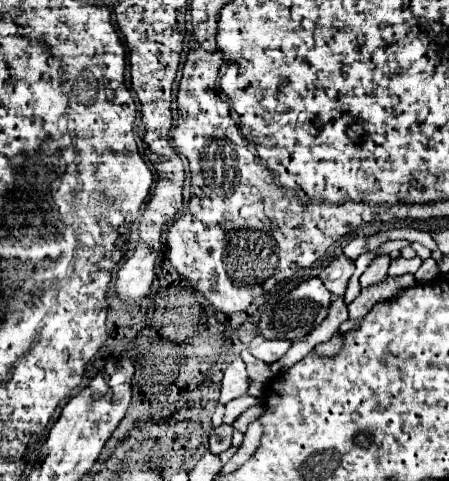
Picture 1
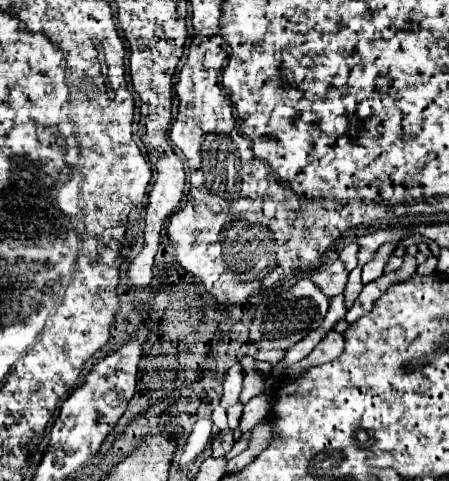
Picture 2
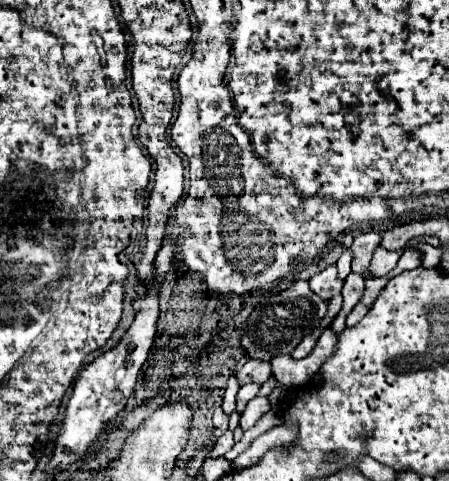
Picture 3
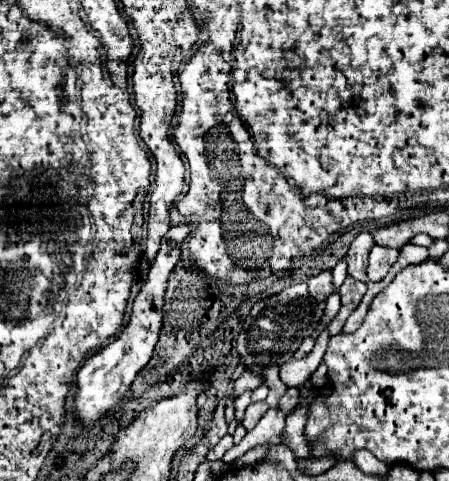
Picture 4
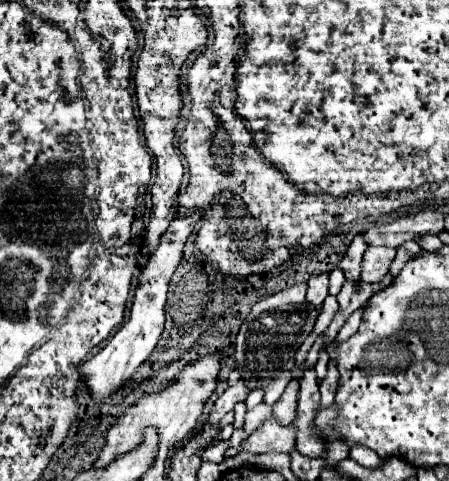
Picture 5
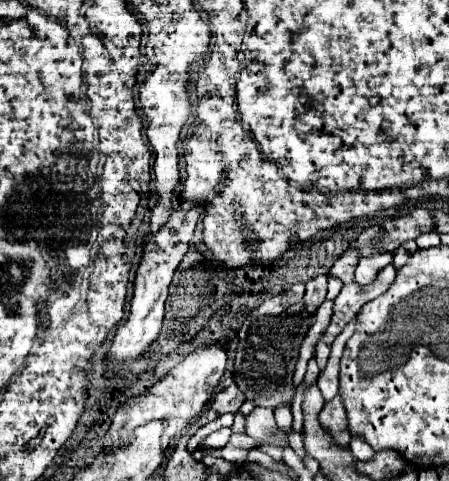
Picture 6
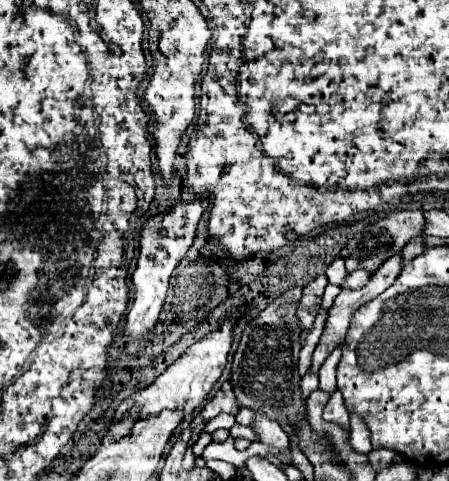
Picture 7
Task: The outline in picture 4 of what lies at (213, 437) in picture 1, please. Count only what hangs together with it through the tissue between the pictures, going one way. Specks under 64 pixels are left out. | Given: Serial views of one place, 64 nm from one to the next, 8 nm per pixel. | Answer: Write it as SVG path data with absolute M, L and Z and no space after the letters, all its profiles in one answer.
M226 434L226 436L224 436L224 438L222 438L222 440L220 440L220 442L218 442L210 452L208 452L208 456L206 456L206 458L208 458L208 460L220 460L220 458L222 458L222 456L232 448L232 446L234 446L232 436L230 436L230 434Z

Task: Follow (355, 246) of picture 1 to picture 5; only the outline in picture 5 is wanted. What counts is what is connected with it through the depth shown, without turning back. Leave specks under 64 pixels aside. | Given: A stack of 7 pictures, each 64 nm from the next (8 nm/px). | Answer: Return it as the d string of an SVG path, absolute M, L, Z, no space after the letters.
M334 268L332 272L330 272L330 294L338 294L340 292L340 288L342 288L342 284L344 284L344 272L340 272L340 268Z

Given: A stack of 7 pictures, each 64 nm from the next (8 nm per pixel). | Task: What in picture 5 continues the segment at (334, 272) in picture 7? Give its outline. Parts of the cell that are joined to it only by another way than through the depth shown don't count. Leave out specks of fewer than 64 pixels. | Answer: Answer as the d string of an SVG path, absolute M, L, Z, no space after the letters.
M358 234L340 262L340 269L348 280L360 280L360 269L362 265L362 256L368 248L368 242L364 240L362 234Z

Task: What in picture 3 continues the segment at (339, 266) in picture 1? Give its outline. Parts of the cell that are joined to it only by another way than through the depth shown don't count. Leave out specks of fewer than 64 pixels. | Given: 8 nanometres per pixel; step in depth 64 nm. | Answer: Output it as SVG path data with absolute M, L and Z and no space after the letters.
M336 264L324 268L322 272L318 272L316 276L310 278L310 288L322 296L324 300L330 300L332 296L340 294L342 292L342 284L344 280L338 278L338 270L336 270Z

